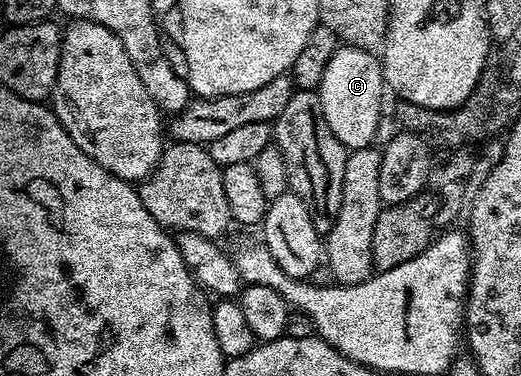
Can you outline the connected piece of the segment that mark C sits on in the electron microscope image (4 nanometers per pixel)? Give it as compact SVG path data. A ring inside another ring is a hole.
M339 46L324 66L324 78L316 89L320 106L324 110L324 122L332 134L348 150L368 148L375 143L377 123L384 114L382 108L382 61L366 50Z

